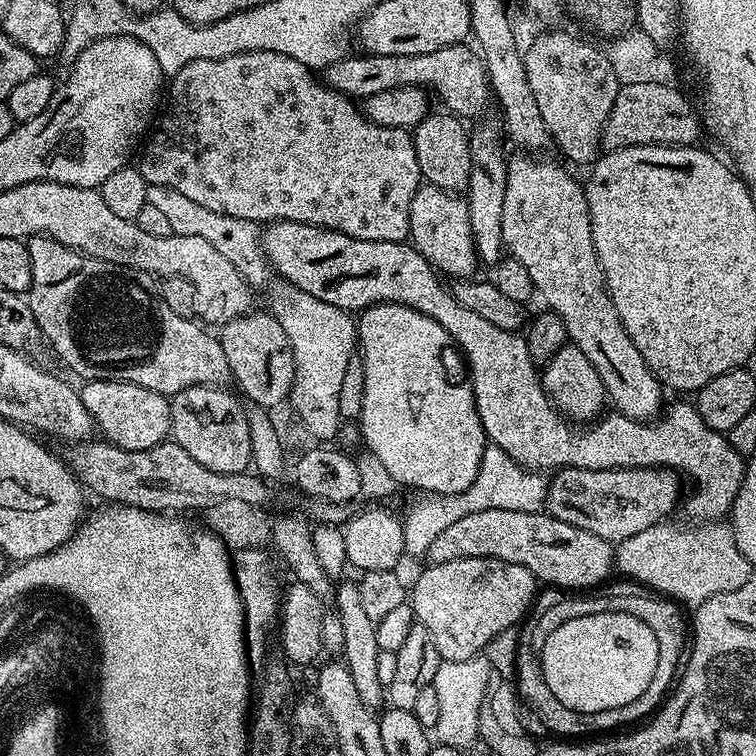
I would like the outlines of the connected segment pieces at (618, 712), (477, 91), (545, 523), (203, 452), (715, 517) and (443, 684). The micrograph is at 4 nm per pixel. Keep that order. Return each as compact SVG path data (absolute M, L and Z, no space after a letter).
M536 658L521 659L517 663L514 684L518 689L518 696L523 707L527 711L529 708L553 732L553 737L588 738L591 737L588 736L591 732L608 732L611 728L625 727L624 729L627 729L629 726L636 726L647 721L664 703L677 676L677 668L658 668L658 670L654 670L654 678L650 678L650 686L646 686L646 690L642 690L642 694L638 698L634 698L634 702L630 702L626 706L618 706L614 710L602 710L601 712L575 712L570 710L570 706L562 706L562 702L558 702L558 698L554 698L554 694L550 694L550 686L546 686L546 678L540 669L540 661Z
M467 43L446 46L442 50L434 50L430 54L417 56L399 56L398 54L349 54L323 69L322 80L329 88L342 93L343 96L363 98L382 94L382 90L394 90L402 86L423 88L441 100L447 111L461 117L485 115L488 99L494 93L488 82L488 72L484 69L483 59L475 51L468 49Z
M478 510L478 514L466 514L466 518L458 518L434 542L430 542L427 559L433 564L454 562L462 558L490 558L510 562L514 566L522 566L530 570L537 581L553 584L556 588L574 588L570 590L592 590L608 575L614 572L614 548L602 538L590 534L586 530L578 530L570 526L570 522L558 522L558 518L549 516L547 511L523 512L522 510Z
M203 384L182 390L171 397L171 439L190 458L198 458L202 466L219 472L243 472L253 463L250 450L250 426L245 405L240 405L224 386Z
M289 220L271 221L263 229L262 243L264 255L267 256L275 275L277 272L281 276L281 281L293 284L298 290L312 294L314 298L328 302L331 306L363 310L374 304L401 304L426 314L426 318L434 318L434 322L438 322L438 326L446 330L449 341L453 345L457 344L468 359L468 372L472 375L472 393L485 437L502 450L506 450L506 454L510 454L510 458L514 458L514 462L518 462L523 468L670 468L677 474L683 474L685 477L688 475L690 479L696 480L696 493L688 500L688 512L693 516L693 521L720 522L731 513L736 495L744 484L746 460L736 453L734 446L730 446L725 433L715 432L713 428L706 426L695 403L669 403L662 418L655 422L631 420L619 414L604 414L591 426L577 426L561 416L552 405L552 399L544 391L537 361L533 360L528 349L527 339L520 332L502 330L502 326L486 322L486 318L474 314L474 310L466 310L466 306L462 306L462 302L454 298L451 287L411 243L350 238L350 234L342 234L333 228L319 228L316 224Z
M483 654L465 660L440 661L432 685L438 694L439 707L438 726L434 736L443 747L467 750L472 743L480 740L479 715L482 714L482 698L486 698L491 669L490 662Z

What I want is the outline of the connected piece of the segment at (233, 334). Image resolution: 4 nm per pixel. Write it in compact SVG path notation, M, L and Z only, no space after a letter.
M249 311L247 314L234 318L230 323L219 329L218 339L222 350L226 354L226 362L231 379L252 399L251 403L257 408L275 409L275 404L280 404L289 399L292 386L295 382L295 360L290 342L282 326L267 311Z

